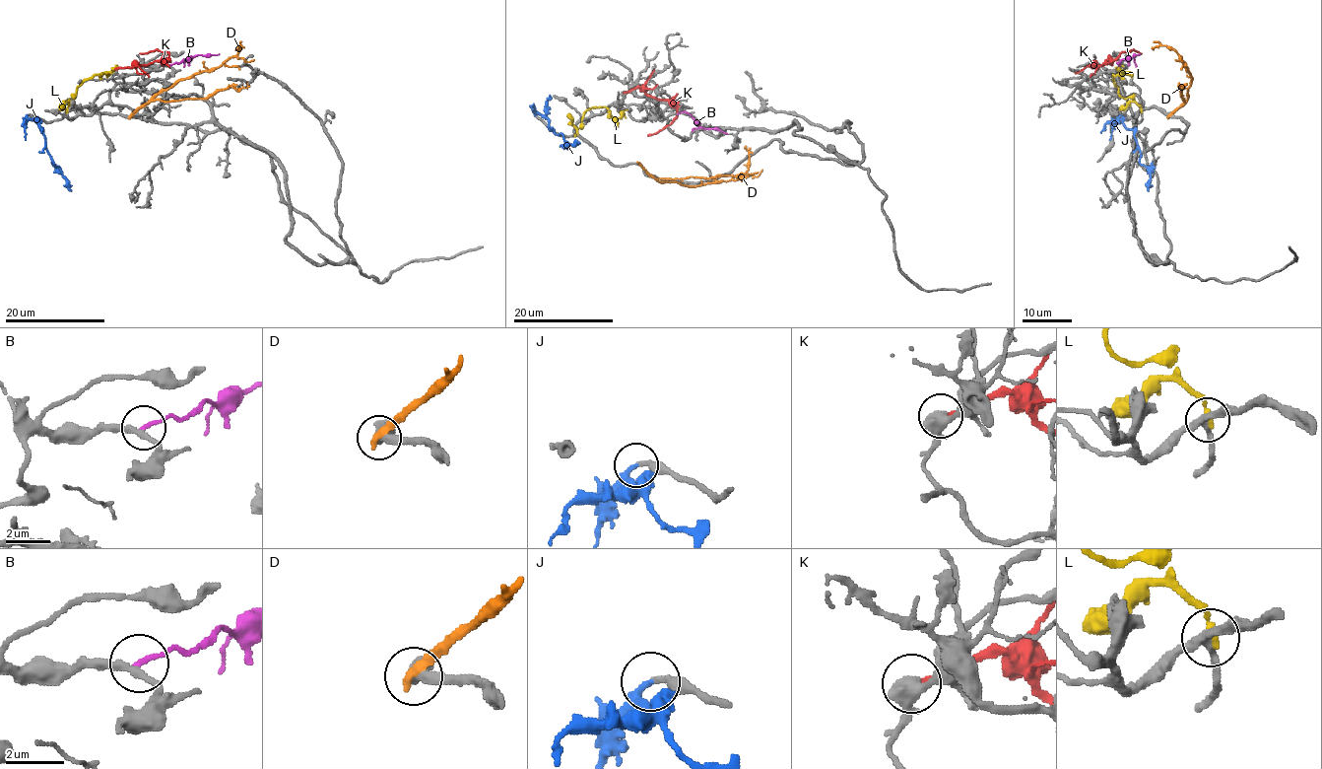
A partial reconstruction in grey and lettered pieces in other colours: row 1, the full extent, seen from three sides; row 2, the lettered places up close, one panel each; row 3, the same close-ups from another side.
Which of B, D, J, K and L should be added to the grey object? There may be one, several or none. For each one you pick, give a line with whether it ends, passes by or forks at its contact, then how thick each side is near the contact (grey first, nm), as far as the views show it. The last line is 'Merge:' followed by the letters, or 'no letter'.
J: It ends there. Thickness 200 nm (grey) against 380 nm
Merge: J

